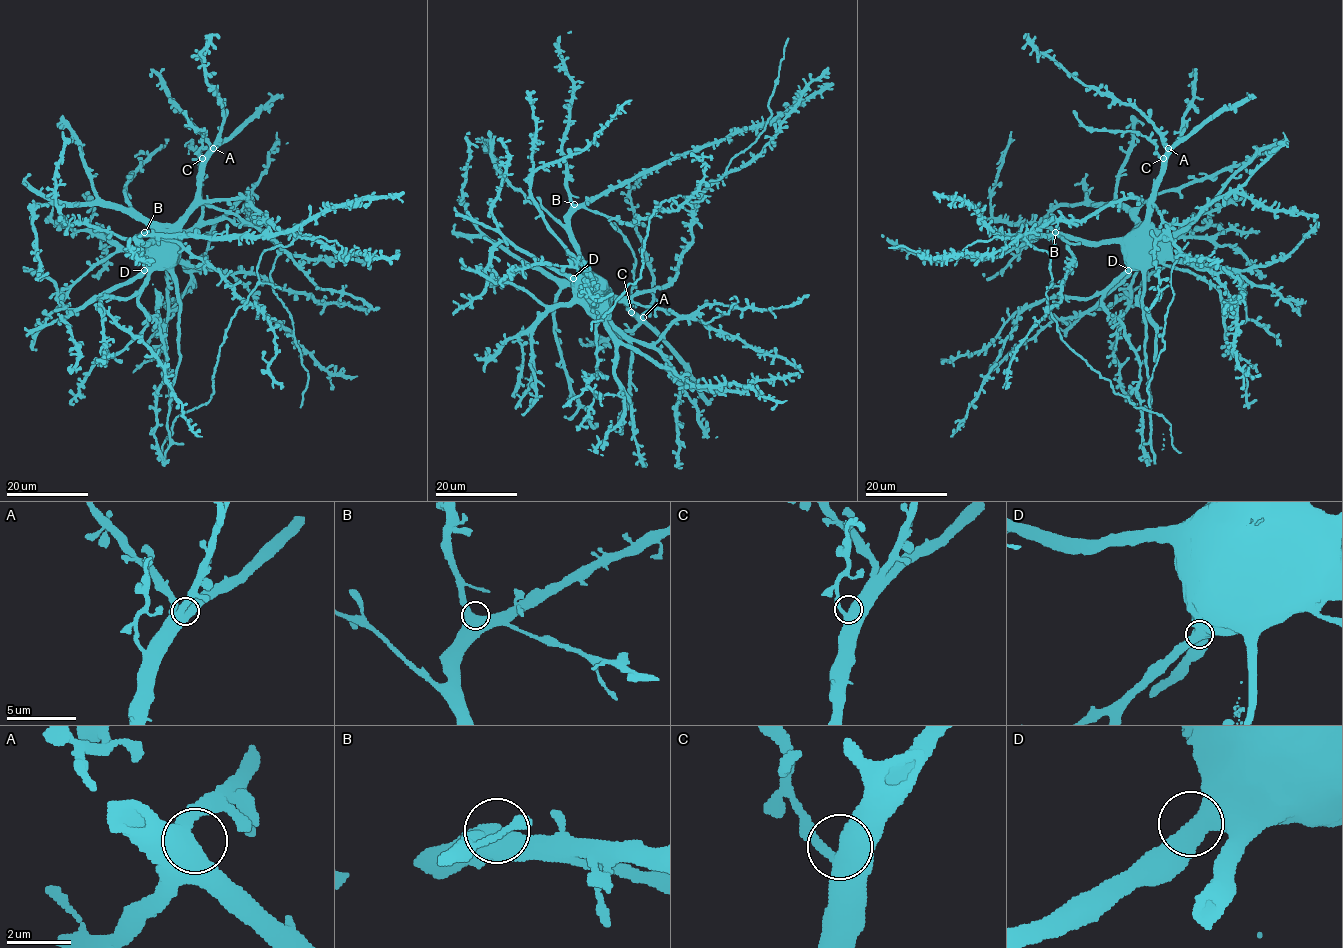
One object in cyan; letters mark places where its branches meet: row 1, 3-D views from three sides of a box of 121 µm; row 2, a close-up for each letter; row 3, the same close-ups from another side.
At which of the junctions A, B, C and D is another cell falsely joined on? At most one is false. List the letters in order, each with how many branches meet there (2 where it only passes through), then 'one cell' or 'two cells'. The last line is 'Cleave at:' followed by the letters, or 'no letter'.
A: branches 2; one cell
B: branches 2; one cell
C: branches 2; one cell
D: branches 2; two cells
Cleave at: D

